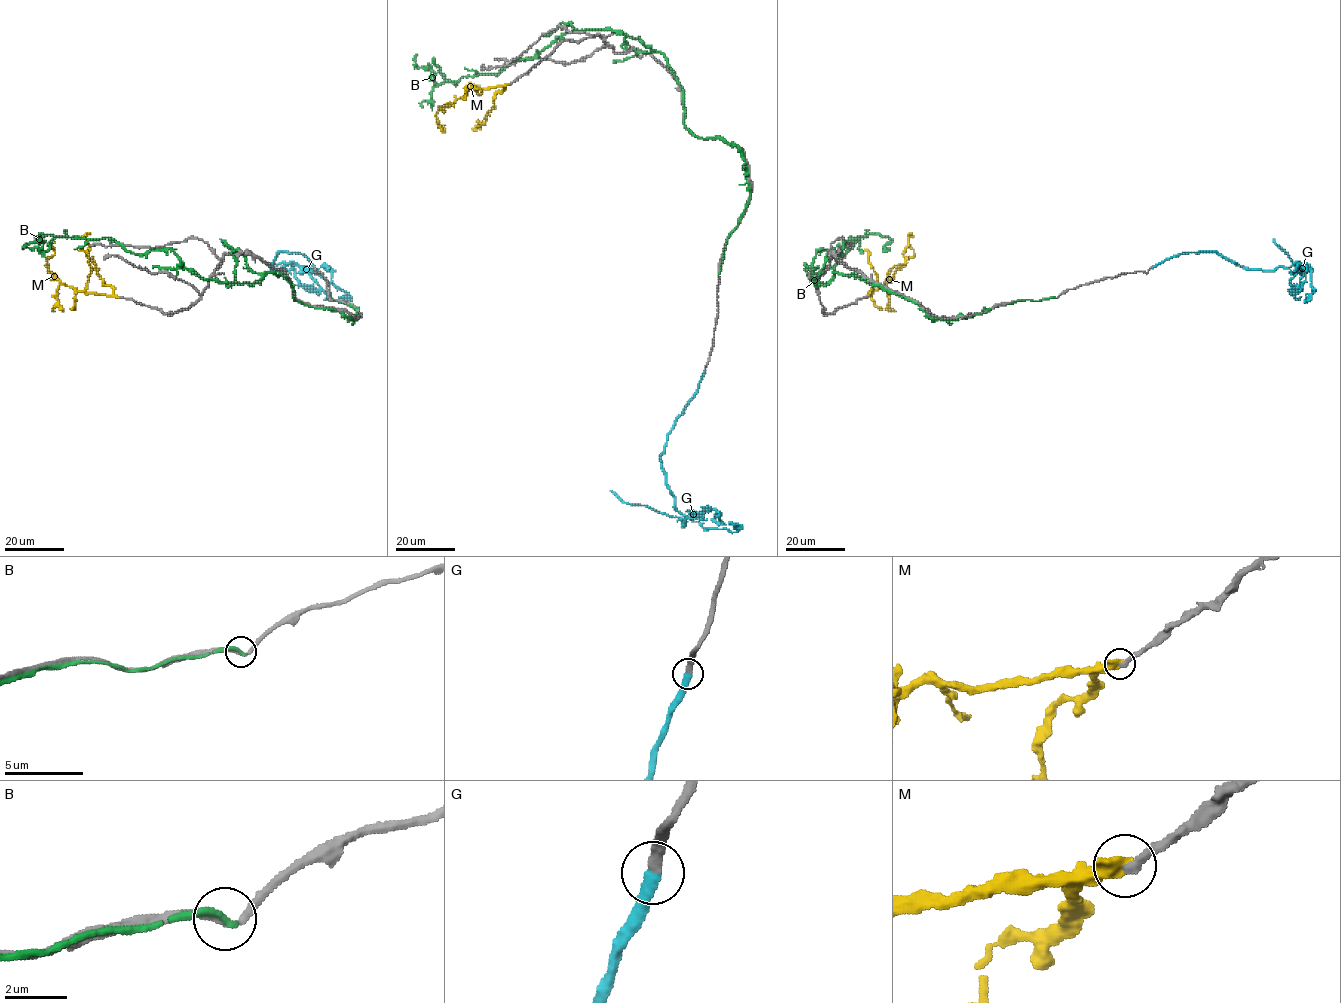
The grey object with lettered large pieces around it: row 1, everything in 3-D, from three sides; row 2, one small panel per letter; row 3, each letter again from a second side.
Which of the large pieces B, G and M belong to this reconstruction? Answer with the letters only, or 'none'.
G

